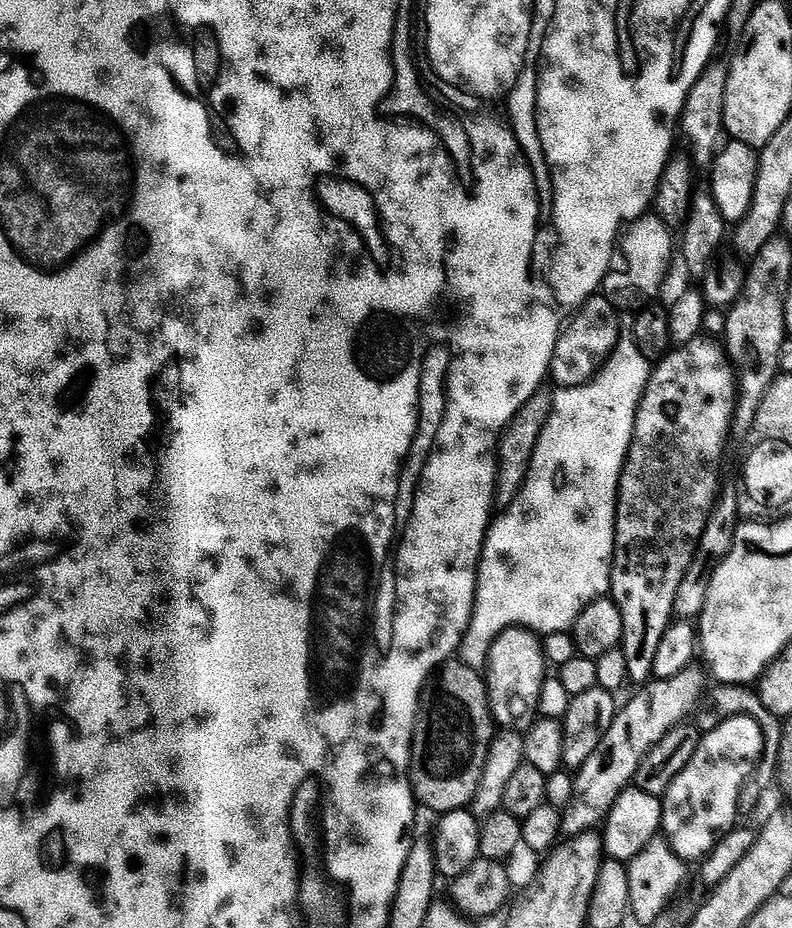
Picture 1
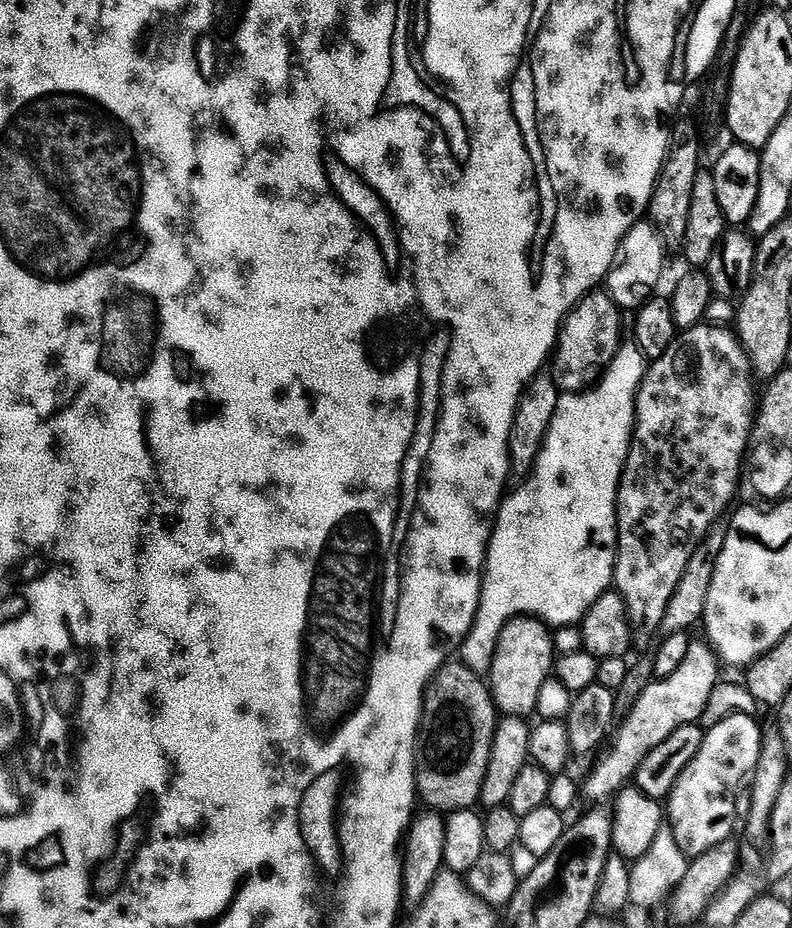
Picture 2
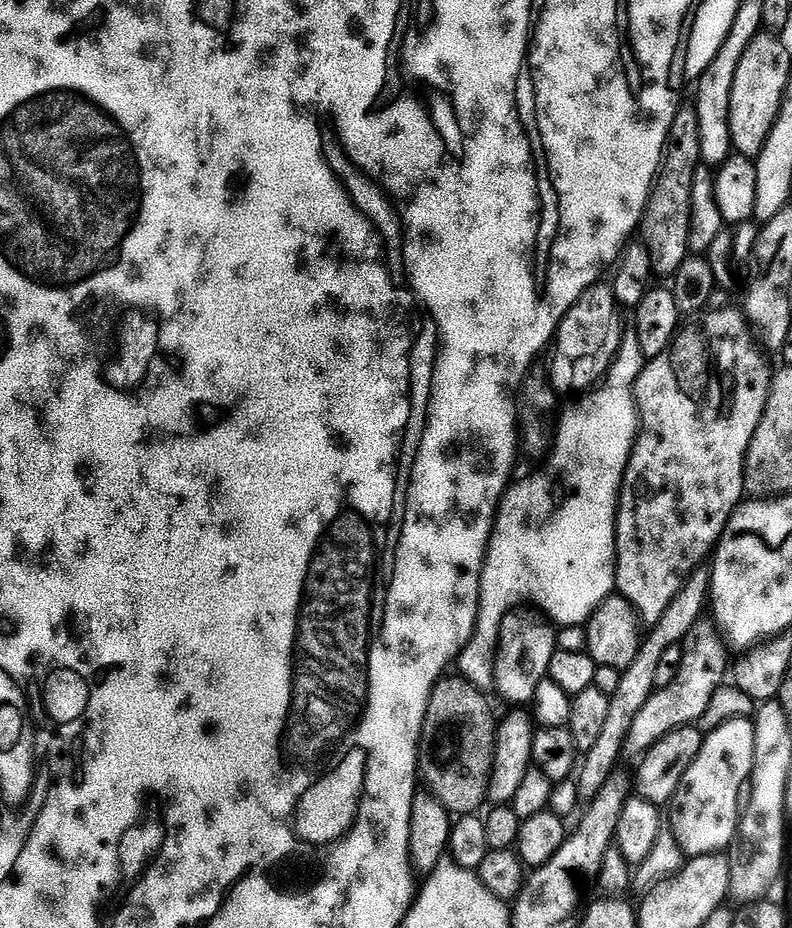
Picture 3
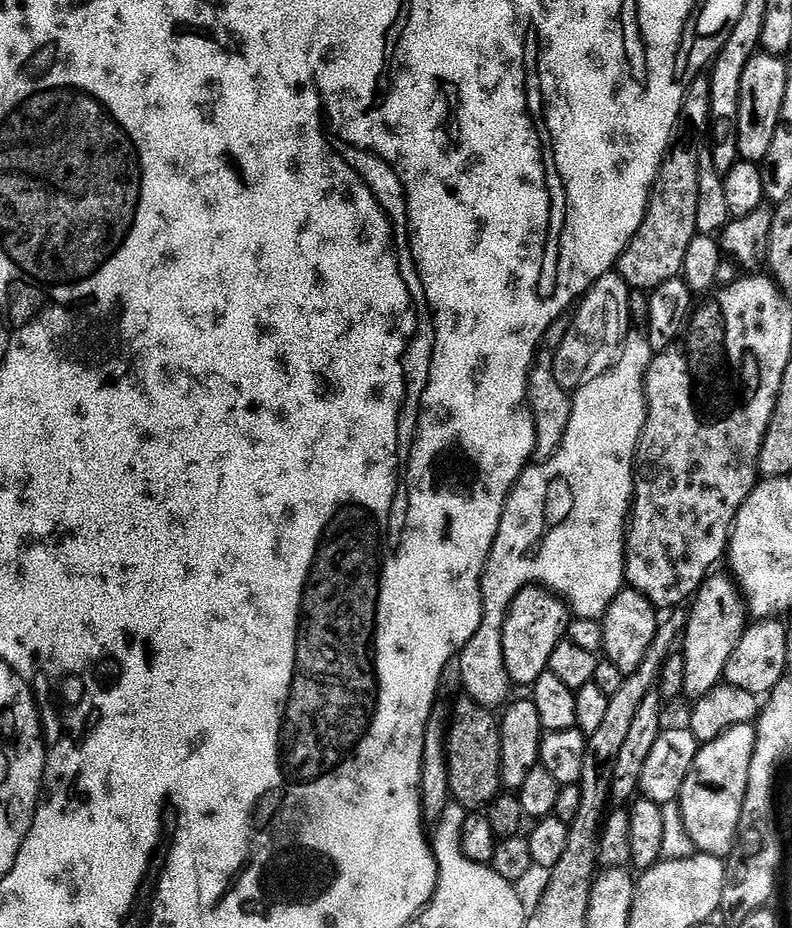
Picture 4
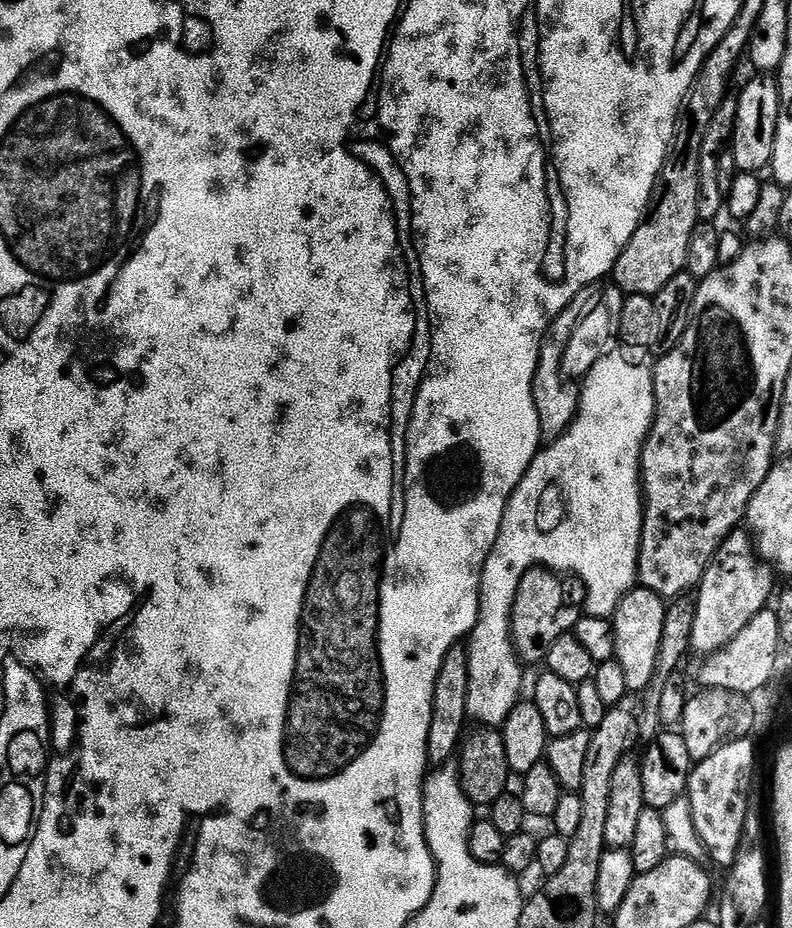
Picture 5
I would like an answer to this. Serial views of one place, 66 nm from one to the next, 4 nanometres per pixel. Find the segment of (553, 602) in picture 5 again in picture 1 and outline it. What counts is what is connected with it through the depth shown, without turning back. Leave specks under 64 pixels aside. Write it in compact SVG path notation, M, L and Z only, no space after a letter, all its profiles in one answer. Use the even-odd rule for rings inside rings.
M508 628L494 642L488 655L486 683L488 704L497 725L512 726L515 720L524 720L540 707L540 695L546 679L545 645L541 637L530 628Z

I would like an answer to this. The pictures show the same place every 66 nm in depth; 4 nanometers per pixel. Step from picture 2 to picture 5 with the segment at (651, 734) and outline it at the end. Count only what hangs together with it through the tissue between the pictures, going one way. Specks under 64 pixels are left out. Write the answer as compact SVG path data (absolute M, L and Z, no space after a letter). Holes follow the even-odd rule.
M737 530L724 539L708 569L704 571L695 593L696 614L693 622L691 651L701 652L707 658L720 648L726 647L759 612L769 607L772 596L771 567L762 563L757 545L747 531ZM761 564L761 565L760 565ZM768 567L768 568L763 568ZM700 592L700 593L699 593ZM772 596L772 597L771 597ZM768 599L769 604L768 604Z

